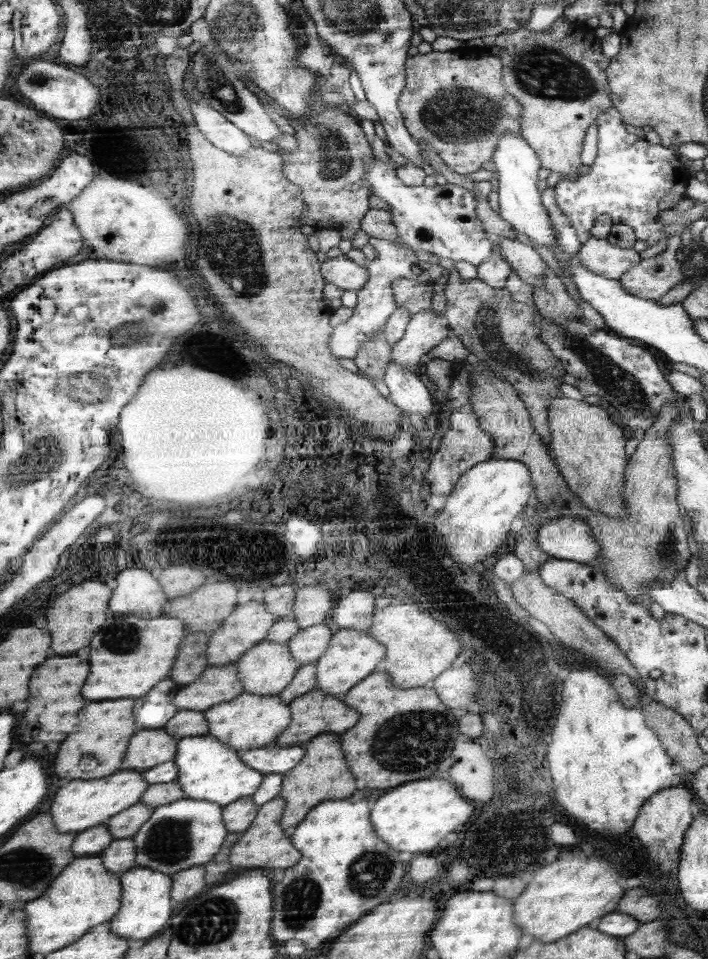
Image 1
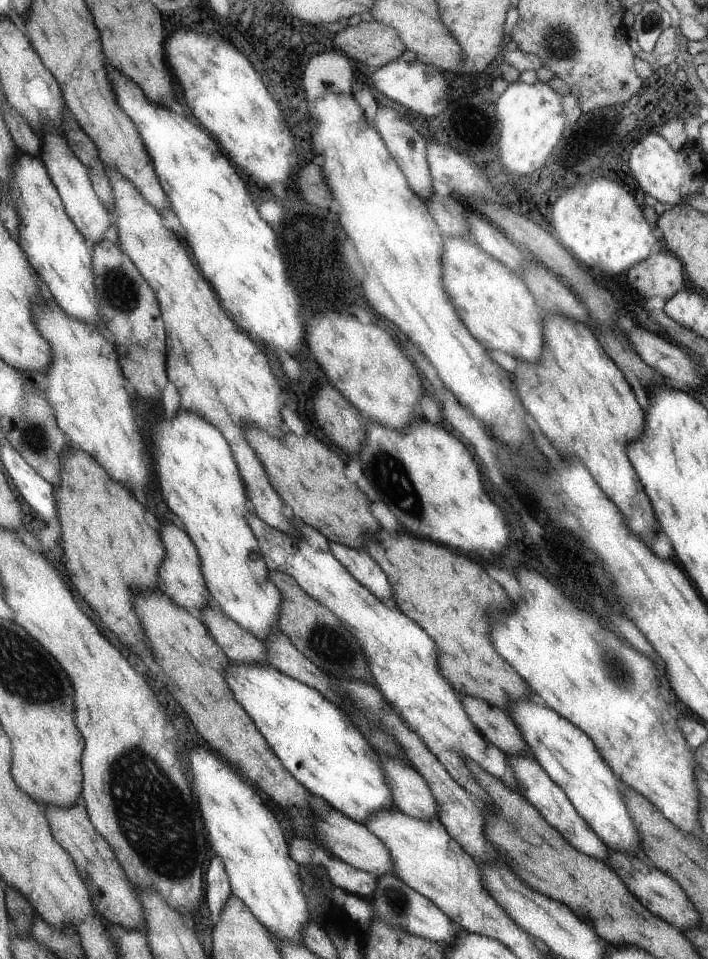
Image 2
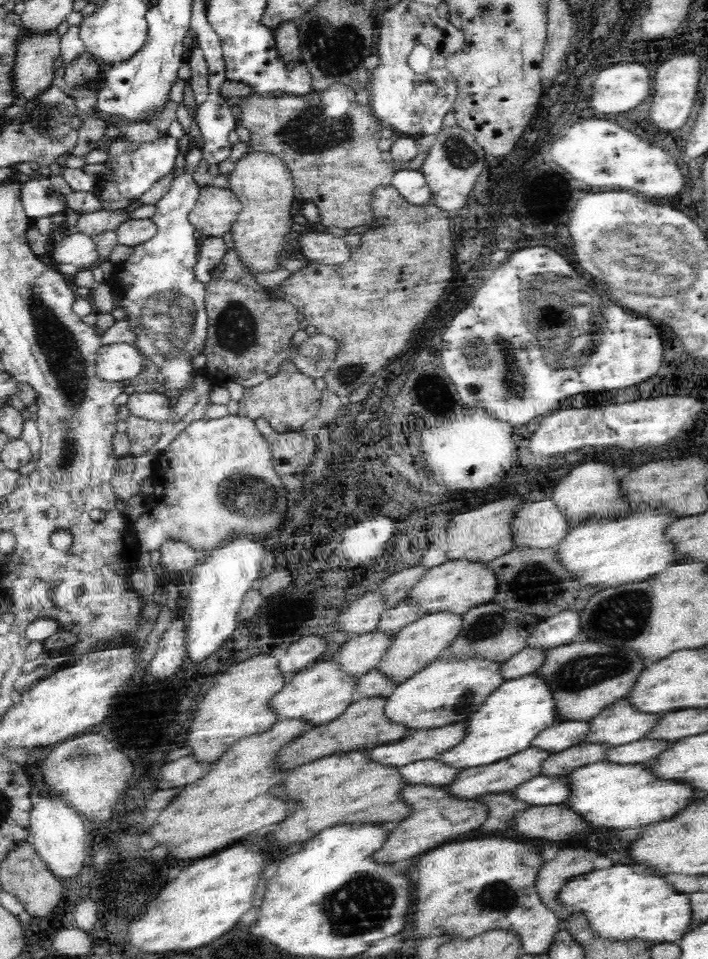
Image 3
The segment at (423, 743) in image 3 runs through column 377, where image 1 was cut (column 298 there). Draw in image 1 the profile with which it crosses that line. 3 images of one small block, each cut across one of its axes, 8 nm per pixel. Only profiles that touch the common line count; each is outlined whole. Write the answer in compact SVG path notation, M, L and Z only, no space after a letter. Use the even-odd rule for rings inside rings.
M274 743L262 748L241 750L239 754L246 766L253 767L262 774L284 774L301 764L306 752L302 746L284 748Z

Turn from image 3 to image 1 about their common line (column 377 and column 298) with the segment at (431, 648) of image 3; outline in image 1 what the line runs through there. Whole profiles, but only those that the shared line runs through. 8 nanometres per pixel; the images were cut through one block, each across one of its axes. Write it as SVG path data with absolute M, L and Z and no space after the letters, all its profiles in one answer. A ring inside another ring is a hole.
M263 641L260 645L252 646L236 662L238 676L242 680L242 693L258 694L258 696L279 696L288 688L290 681L297 676L300 664L290 654L290 648L284 644Z

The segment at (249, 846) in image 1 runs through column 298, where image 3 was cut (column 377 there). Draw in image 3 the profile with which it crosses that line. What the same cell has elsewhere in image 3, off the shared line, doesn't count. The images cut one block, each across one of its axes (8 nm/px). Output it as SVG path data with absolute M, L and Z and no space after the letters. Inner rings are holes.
M408 785L398 792L399 800L406 801L408 808L406 818L391 825L390 834L370 857L380 863L395 863L406 858L424 854L452 841L460 834L476 830L488 816L488 805L478 799L458 800L446 792L446 787L430 785Z

